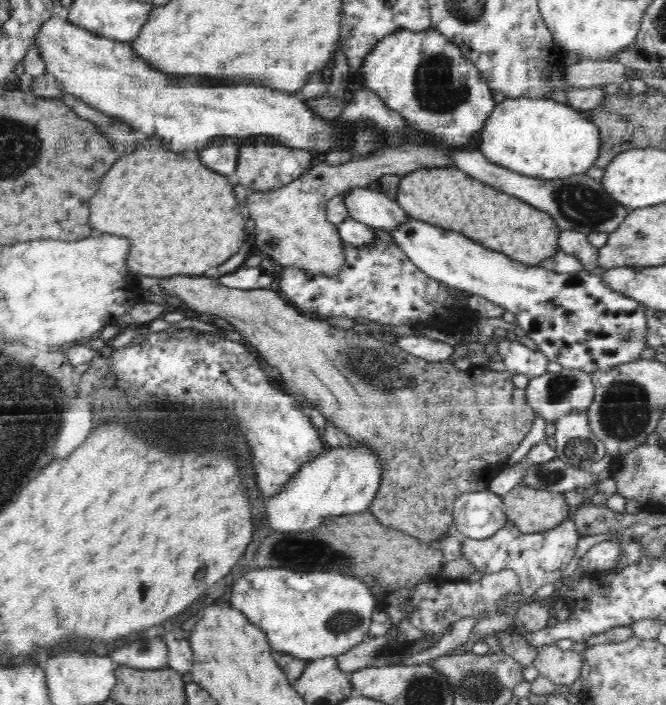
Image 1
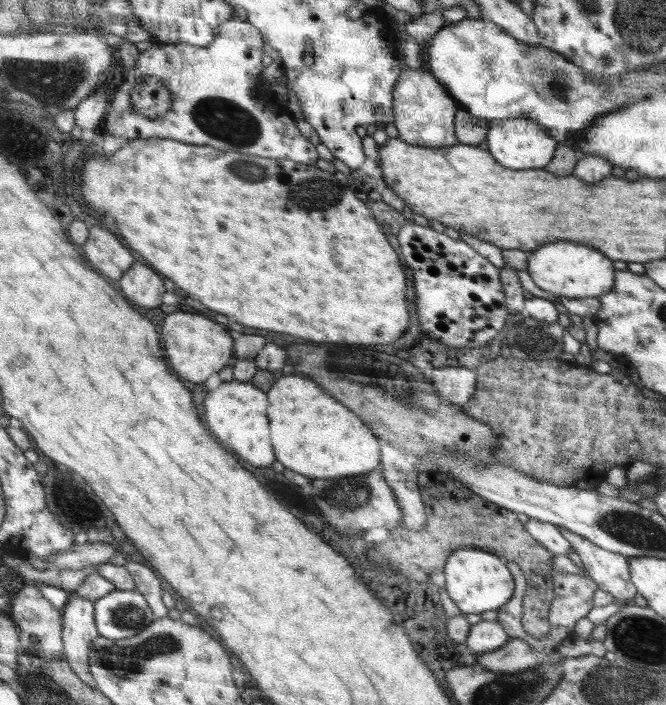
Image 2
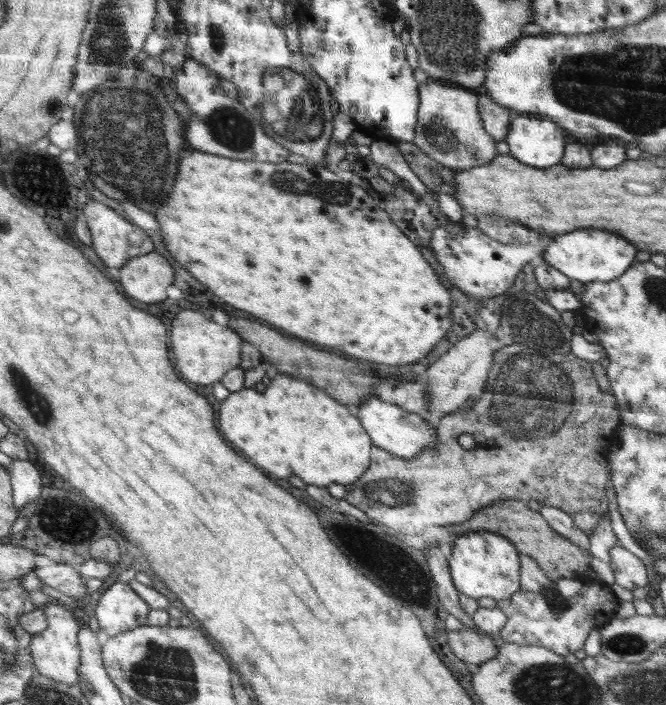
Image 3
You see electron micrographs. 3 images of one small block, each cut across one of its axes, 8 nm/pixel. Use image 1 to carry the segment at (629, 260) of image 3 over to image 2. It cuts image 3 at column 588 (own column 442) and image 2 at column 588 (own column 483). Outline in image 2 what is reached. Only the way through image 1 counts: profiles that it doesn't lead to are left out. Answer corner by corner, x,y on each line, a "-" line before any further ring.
554,241
528,253
528,274
542,290
564,297
599,297
612,290
616,268
612,258
584,243

